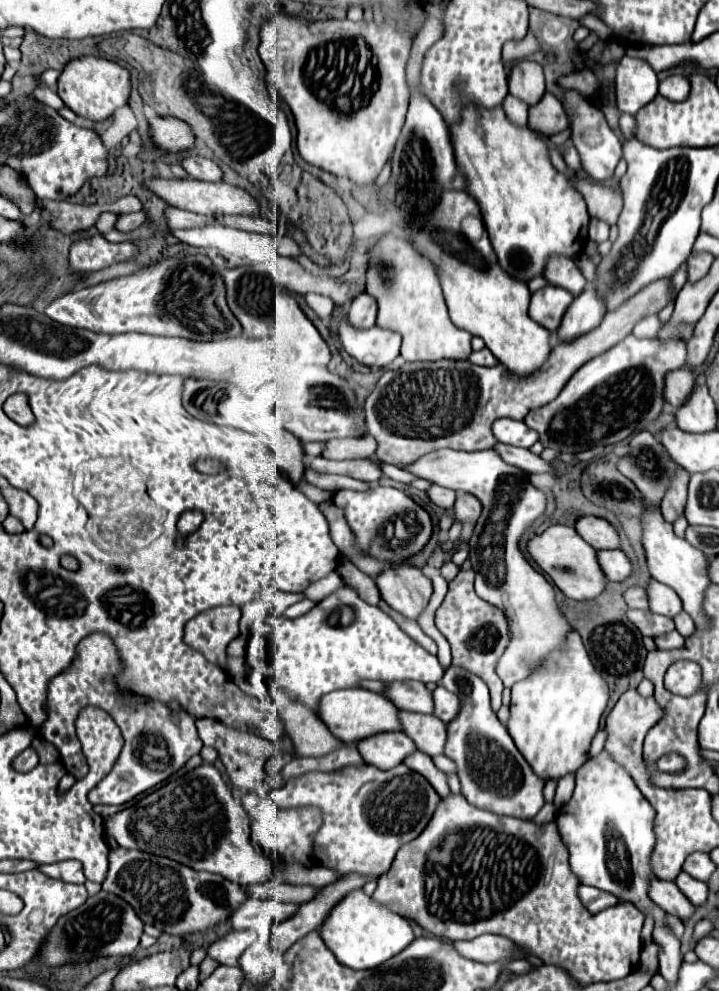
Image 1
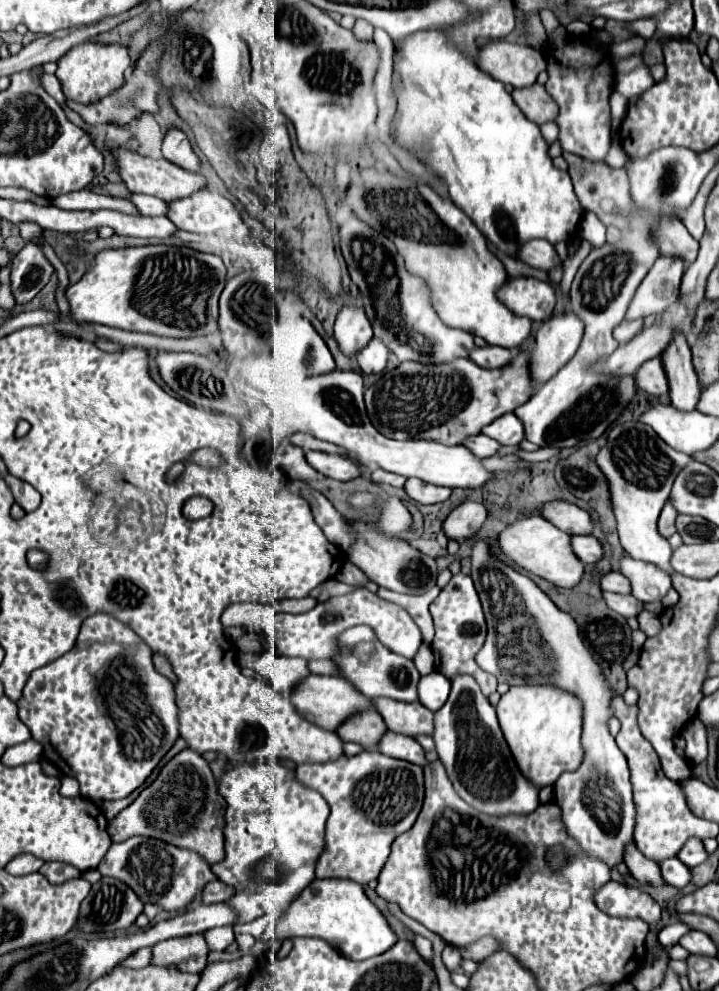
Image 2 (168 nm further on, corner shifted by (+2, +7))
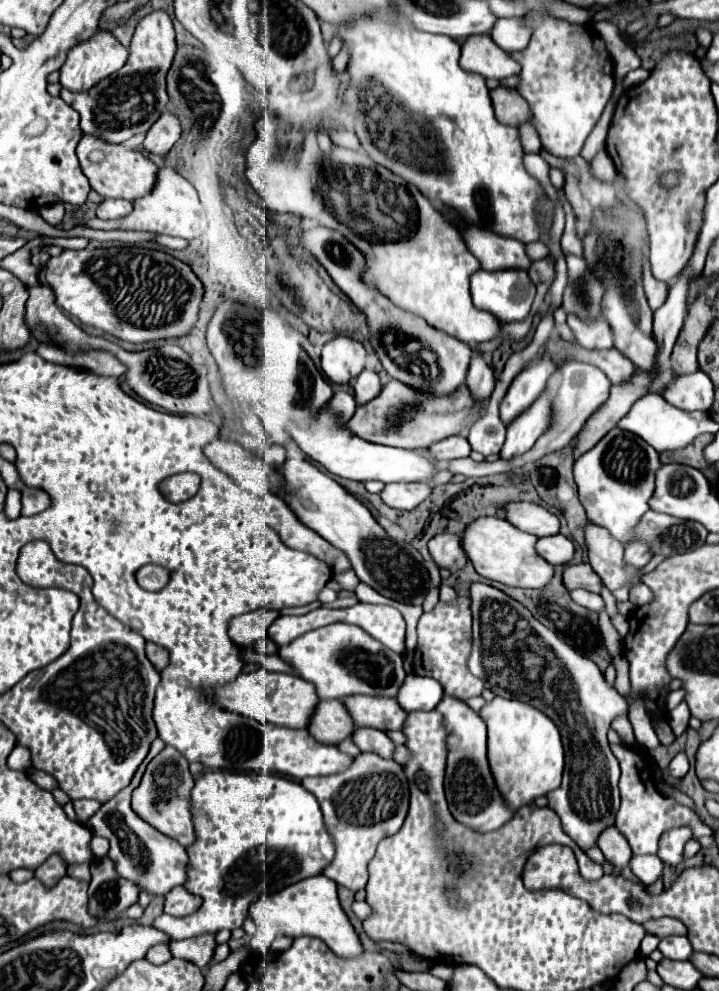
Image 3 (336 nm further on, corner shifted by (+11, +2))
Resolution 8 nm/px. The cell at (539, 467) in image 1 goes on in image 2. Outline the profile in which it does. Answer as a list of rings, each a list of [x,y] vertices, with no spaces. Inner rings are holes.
[[[483,433],[465,439],[465,443],[461,443],[461,445],[463,445],[463,447],[469,447],[469,451],[473,451],[473,455],[479,455],[479,457],[491,457],[491,455],[495,455],[497,449],[501,447],[499,443],[495,443],[493,439],[485,437]]]

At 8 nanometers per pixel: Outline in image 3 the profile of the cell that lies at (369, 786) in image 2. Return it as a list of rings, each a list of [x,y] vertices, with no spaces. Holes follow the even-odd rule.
[[[358,754],[344,772],[320,778],[302,778],[300,784],[316,796],[324,814],[326,830],[336,846],[334,860],[322,870],[322,874],[352,892],[362,890],[368,882],[366,868],[374,858],[378,842],[396,834],[404,824],[410,800],[404,766],[376,754]]]

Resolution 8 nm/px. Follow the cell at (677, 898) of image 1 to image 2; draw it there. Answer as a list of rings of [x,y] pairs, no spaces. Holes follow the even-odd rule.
[[[631,843],[625,849],[625,865],[629,867],[629,873],[641,881],[643,885],[651,883],[651,885],[663,885],[665,881],[661,879],[661,871],[659,865],[651,859],[647,859],[645,855],[641,855],[641,851],[637,851],[635,843]]]

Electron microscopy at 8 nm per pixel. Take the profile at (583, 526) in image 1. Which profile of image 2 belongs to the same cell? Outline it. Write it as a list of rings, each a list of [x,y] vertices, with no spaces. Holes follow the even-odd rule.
[[[549,501],[539,509],[539,515],[569,535],[589,535],[593,529],[589,513],[567,501]]]

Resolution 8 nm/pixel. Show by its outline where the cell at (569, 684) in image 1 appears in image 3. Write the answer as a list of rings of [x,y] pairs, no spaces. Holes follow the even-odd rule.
[[[496,696],[480,710],[480,716],[488,726],[488,760],[492,764],[492,774],[496,776],[496,784],[500,784],[500,792],[504,792],[504,800],[508,800],[512,808],[532,804],[532,800],[536,800],[538,796],[544,796],[550,790],[556,790],[560,786],[562,770],[564,770],[562,738],[556,724],[544,712],[536,710],[526,702],[506,700]]]

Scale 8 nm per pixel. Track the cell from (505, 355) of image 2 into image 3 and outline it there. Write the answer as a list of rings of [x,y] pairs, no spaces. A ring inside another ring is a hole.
[[[474,356],[470,360],[470,368],[468,368],[468,376],[466,376],[466,384],[472,390],[472,396],[476,400],[480,400],[482,404],[490,398],[494,384],[496,384],[496,374],[494,368],[490,364],[484,362],[482,356]]]

